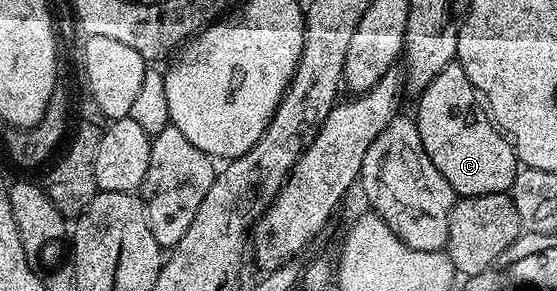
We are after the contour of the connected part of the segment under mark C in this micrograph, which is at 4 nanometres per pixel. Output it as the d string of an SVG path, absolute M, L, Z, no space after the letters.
M456 63L443 67L435 79L416 98L417 113L415 120L419 139L423 139L423 147L427 155L431 155L431 163L439 167L443 179L451 183L451 187L461 197L478 197L492 193L504 193L512 190L513 180L519 168L517 154L513 152L512 144L508 137L493 124L482 98L474 89L471 79L467 79L467 71Z

